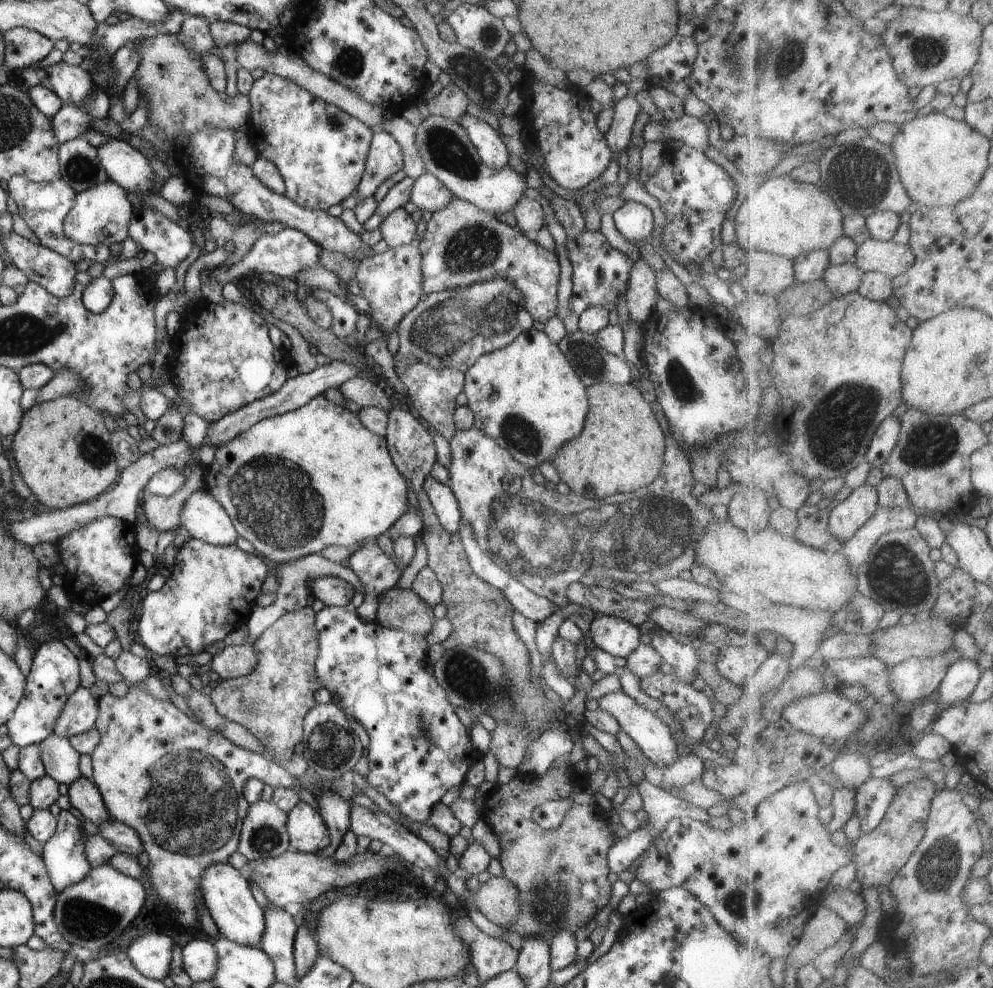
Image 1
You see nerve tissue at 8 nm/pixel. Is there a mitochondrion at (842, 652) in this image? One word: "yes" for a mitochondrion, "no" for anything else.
no

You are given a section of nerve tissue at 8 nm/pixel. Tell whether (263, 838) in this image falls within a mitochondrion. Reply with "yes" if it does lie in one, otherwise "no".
yes

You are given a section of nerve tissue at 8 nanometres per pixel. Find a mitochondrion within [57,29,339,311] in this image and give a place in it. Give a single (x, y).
(81, 169)

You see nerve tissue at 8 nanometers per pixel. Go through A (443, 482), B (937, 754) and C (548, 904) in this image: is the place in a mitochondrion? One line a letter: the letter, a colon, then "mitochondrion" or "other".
A: other
B: other
C: mitochondrion

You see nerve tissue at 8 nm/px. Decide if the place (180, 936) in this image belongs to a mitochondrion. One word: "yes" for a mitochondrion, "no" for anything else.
no

